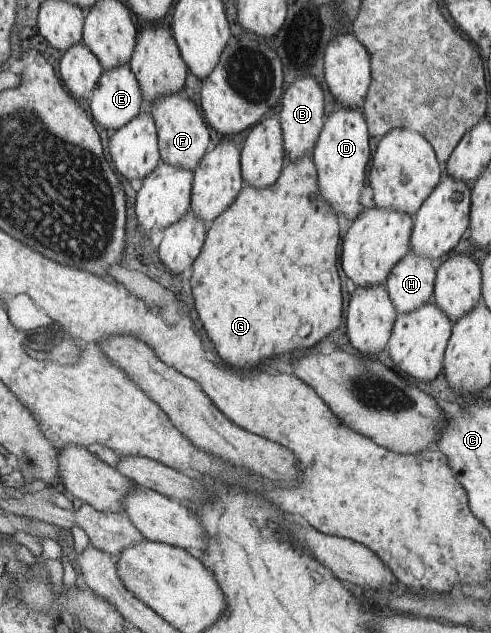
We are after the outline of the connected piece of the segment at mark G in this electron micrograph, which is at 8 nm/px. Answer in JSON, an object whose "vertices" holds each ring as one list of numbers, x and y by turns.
{"vertices":[[303,155,303,158,295,159,295,161,289,160,286,170,283,170,279,175,278,182,273,183,270,187,253,187,253,185,243,187,242,194,238,195,235,202,231,203,231,206,227,207,227,210,223,211,223,214,210,224,206,233,205,246,193,266,191,288,201,325,205,327,209,339,213,341,219,357,231,367,235,367,235,369,257,368,261,366,259,363,270,367,273,357,293,353,295,349,309,349,341,325,341,295,343,293,341,293,341,277,339,277,339,269,337,269,339,225,337,225,337,215,335,215,334,208,321,197,322,189,319,188,318,169,314,159,311,155]]}

